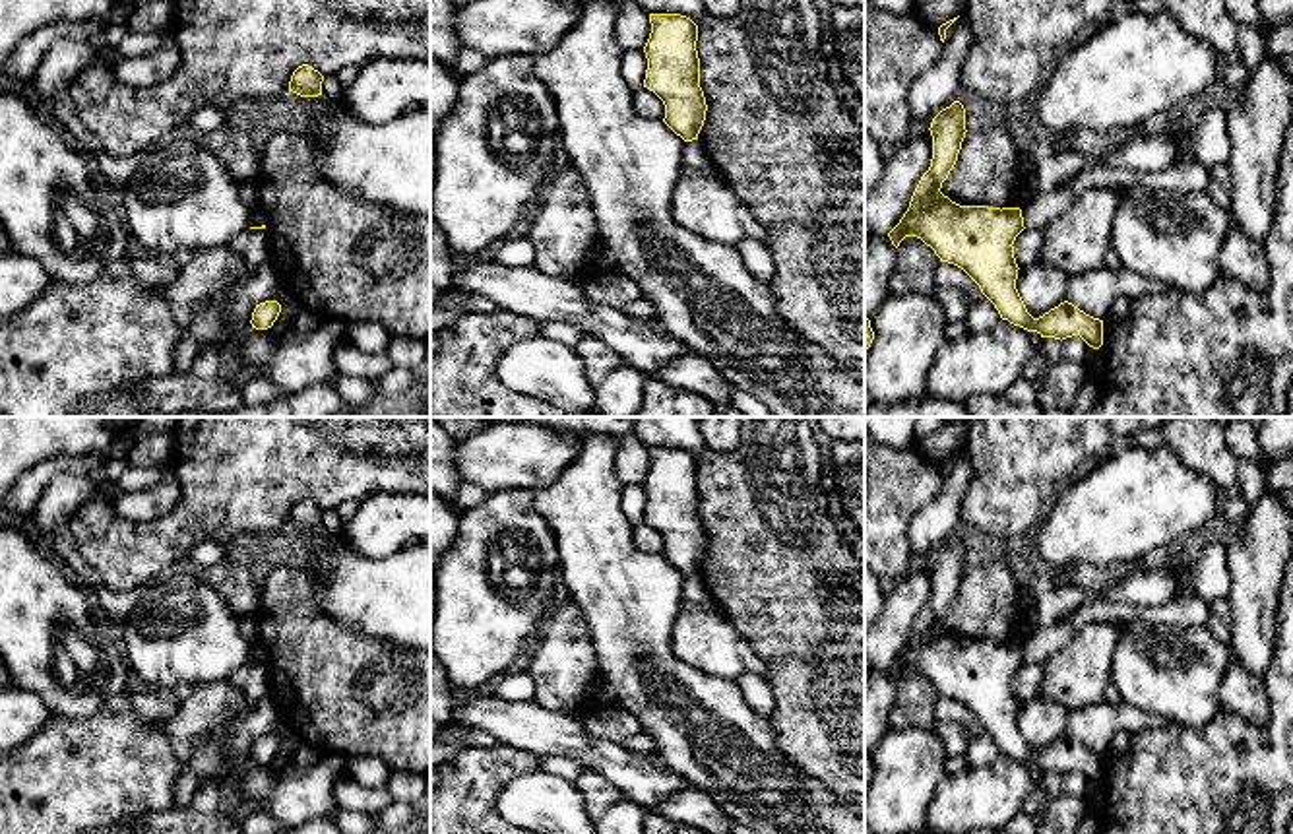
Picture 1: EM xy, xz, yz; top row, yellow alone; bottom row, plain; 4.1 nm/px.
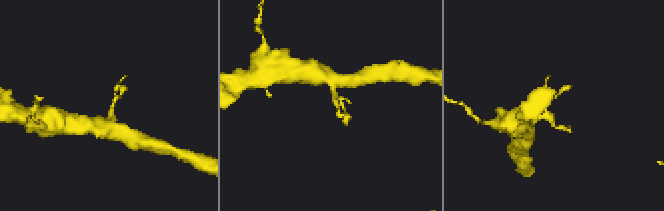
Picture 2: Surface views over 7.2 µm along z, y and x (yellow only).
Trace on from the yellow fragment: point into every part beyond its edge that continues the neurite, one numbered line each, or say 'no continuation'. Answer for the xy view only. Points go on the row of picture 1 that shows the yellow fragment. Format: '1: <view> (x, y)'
no continuation

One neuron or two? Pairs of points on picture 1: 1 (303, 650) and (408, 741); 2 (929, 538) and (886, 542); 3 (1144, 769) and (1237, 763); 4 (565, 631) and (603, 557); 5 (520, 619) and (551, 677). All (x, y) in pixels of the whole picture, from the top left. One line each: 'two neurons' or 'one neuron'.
1: one neuron
2: two neurons
3: one neuron
4: two neurons
5: two neurons

